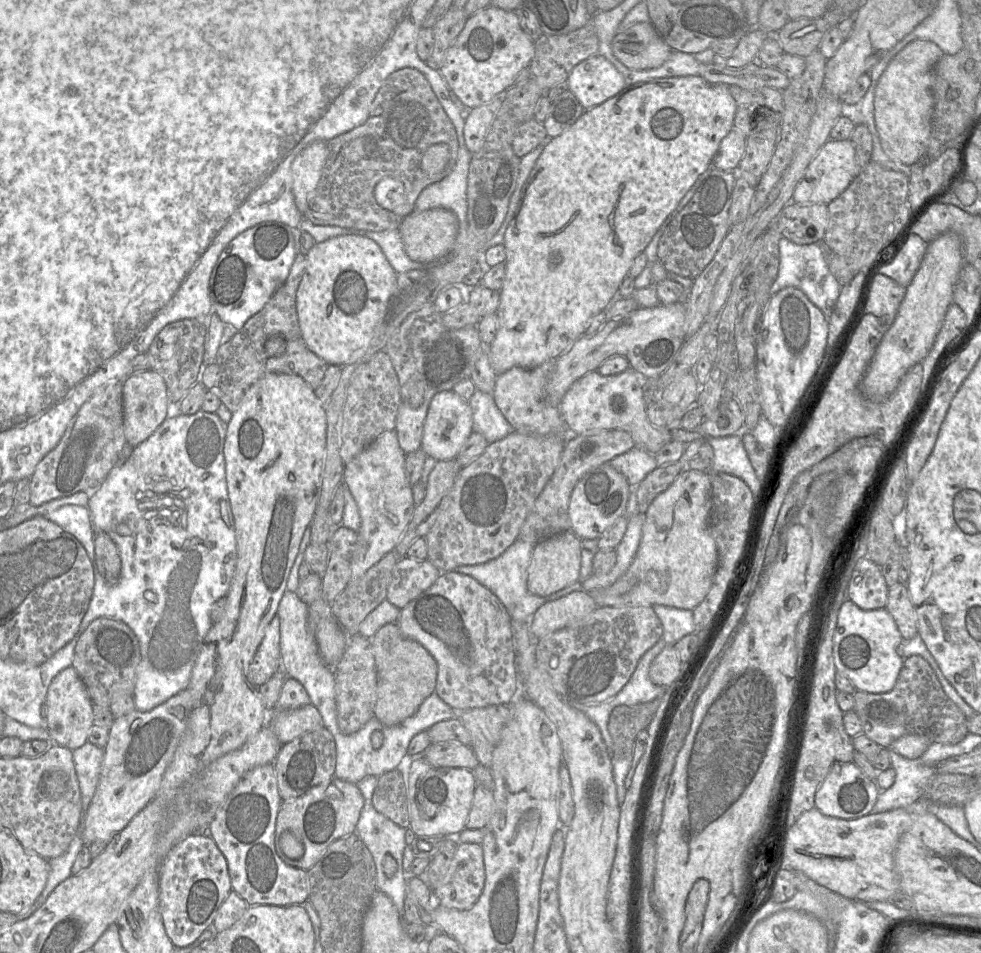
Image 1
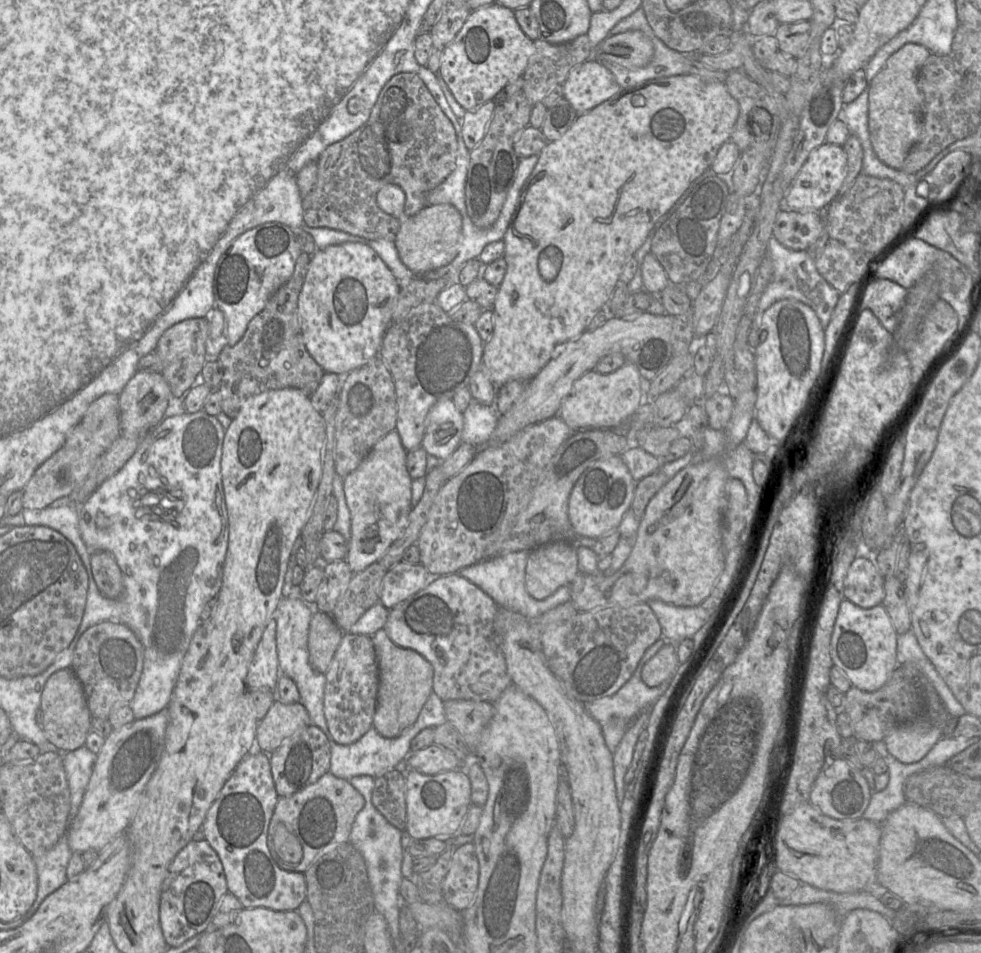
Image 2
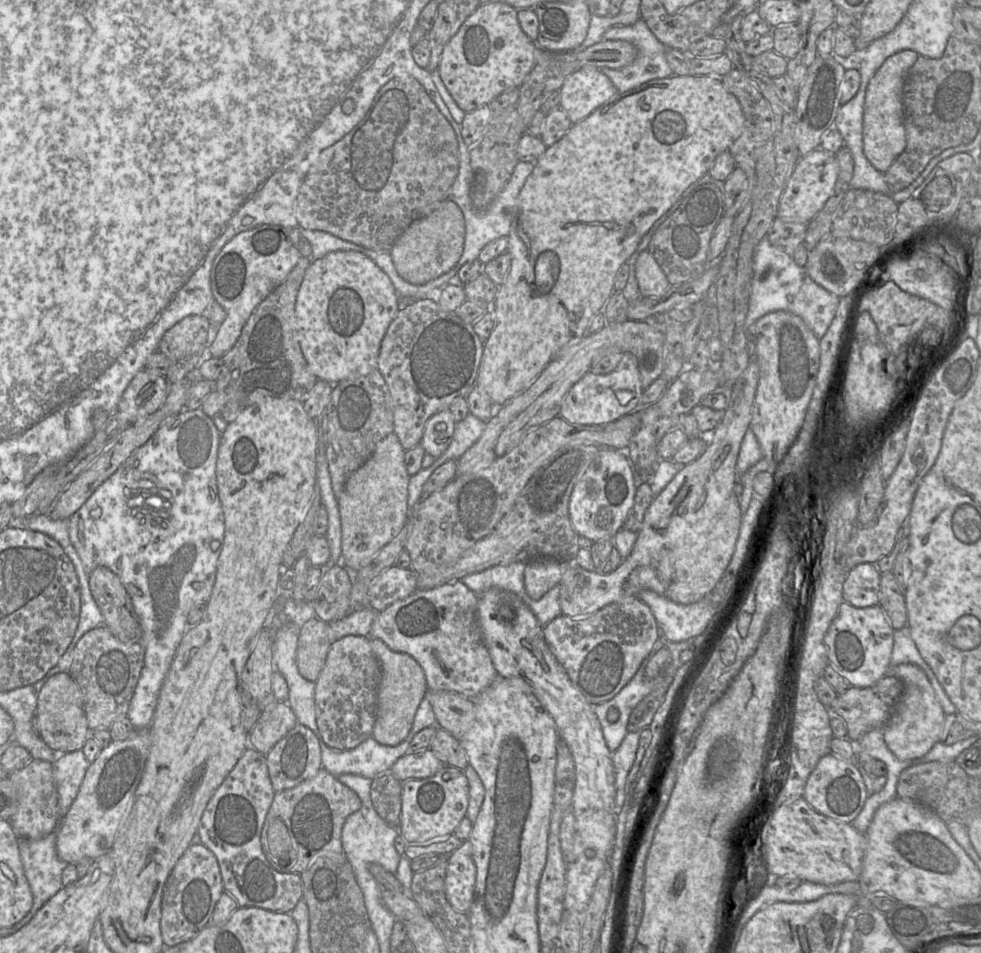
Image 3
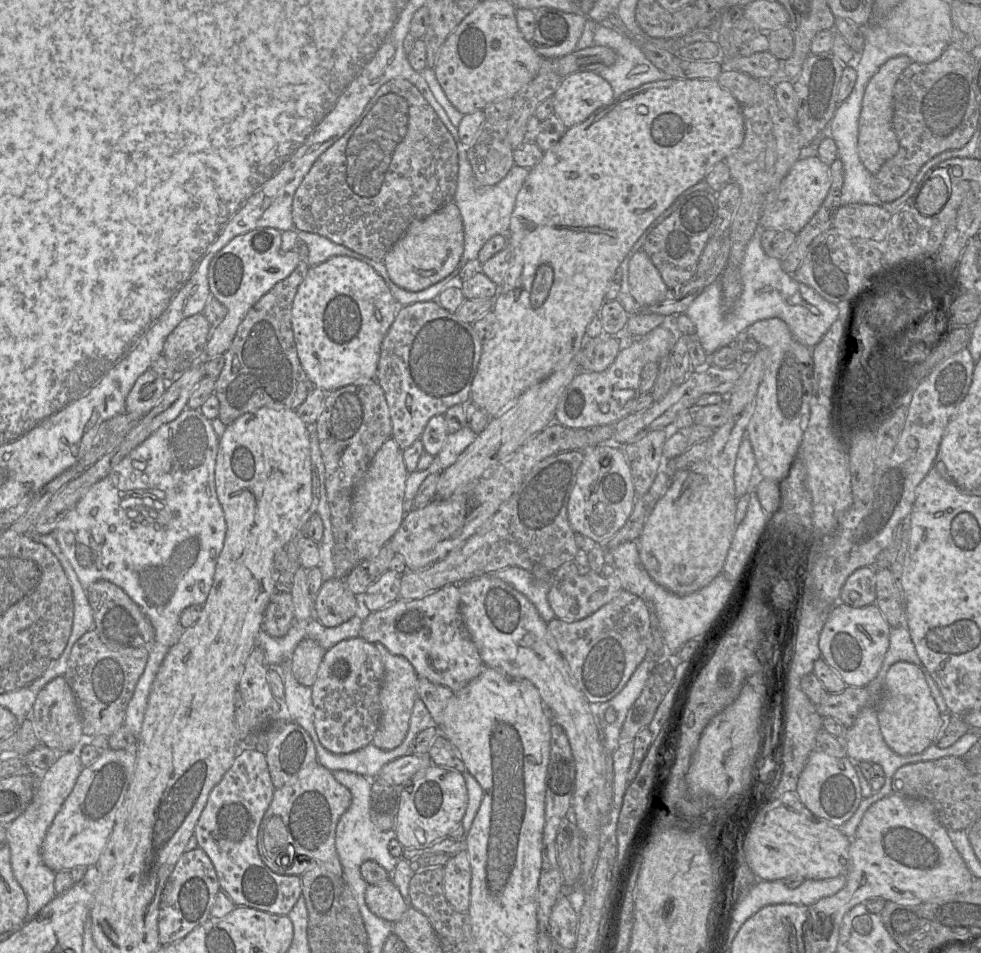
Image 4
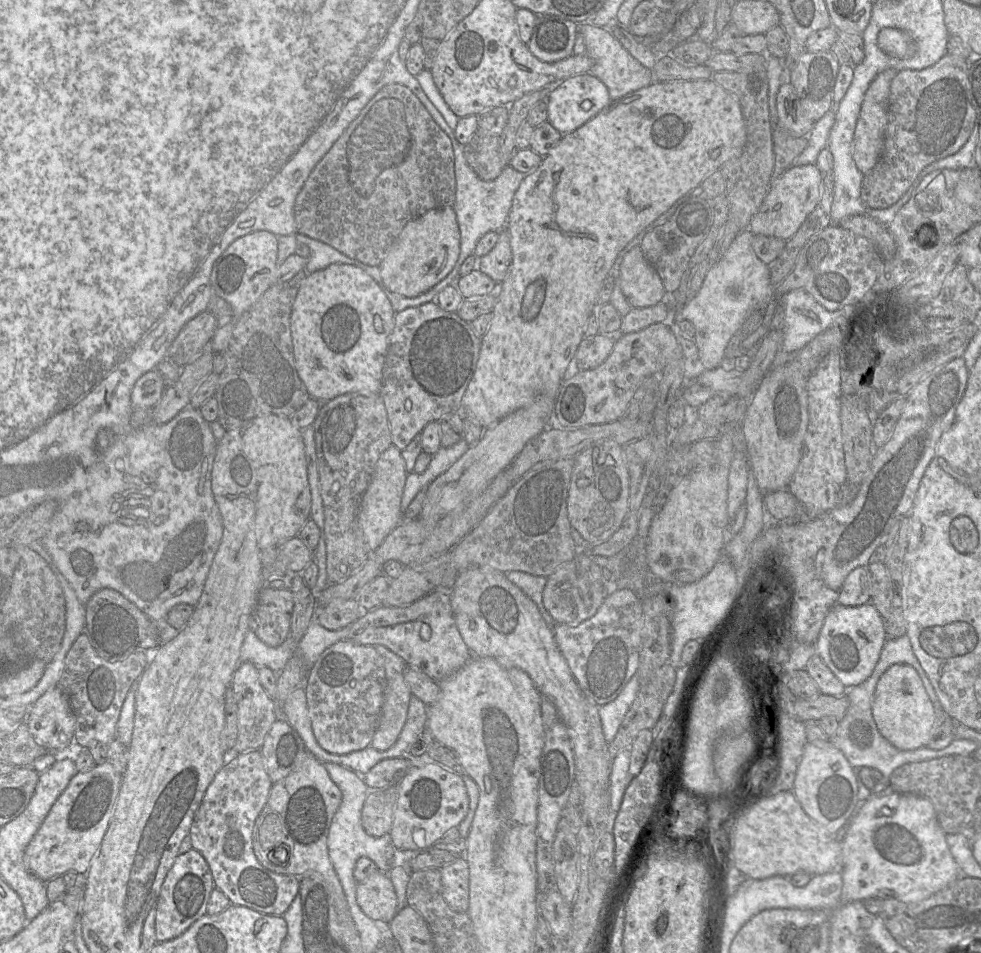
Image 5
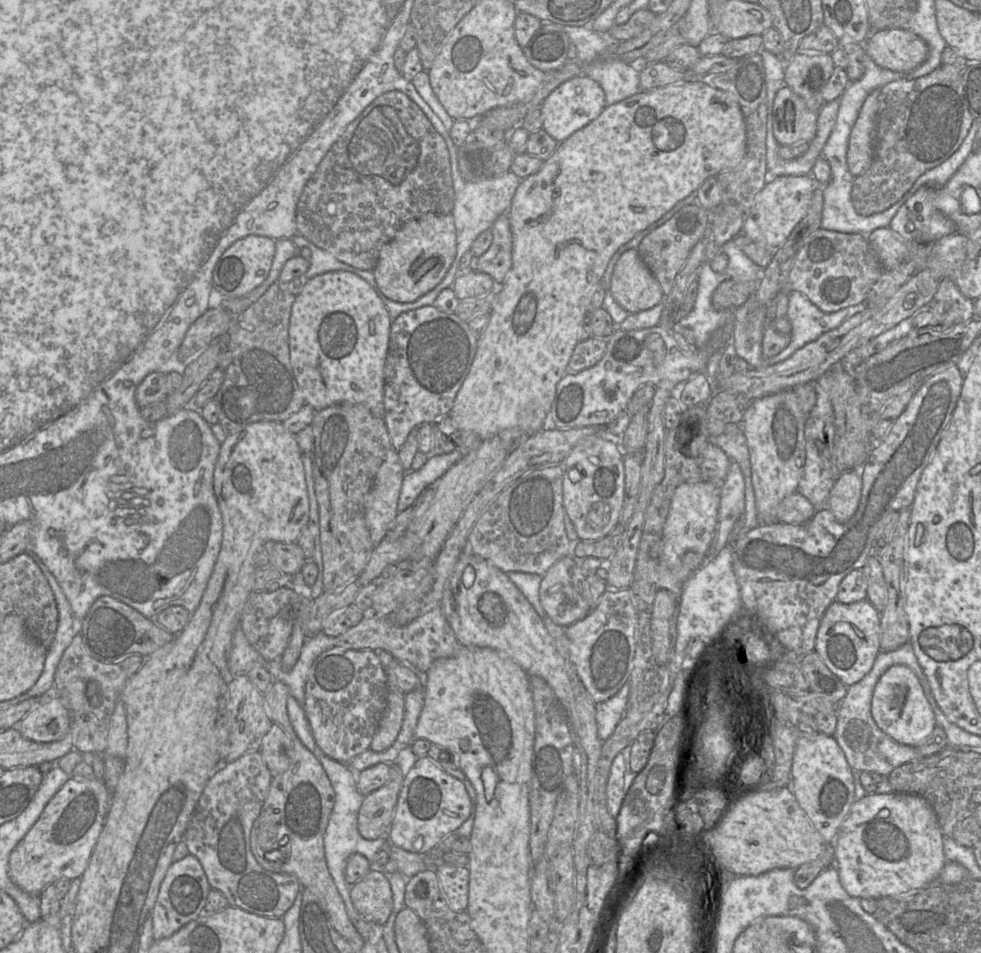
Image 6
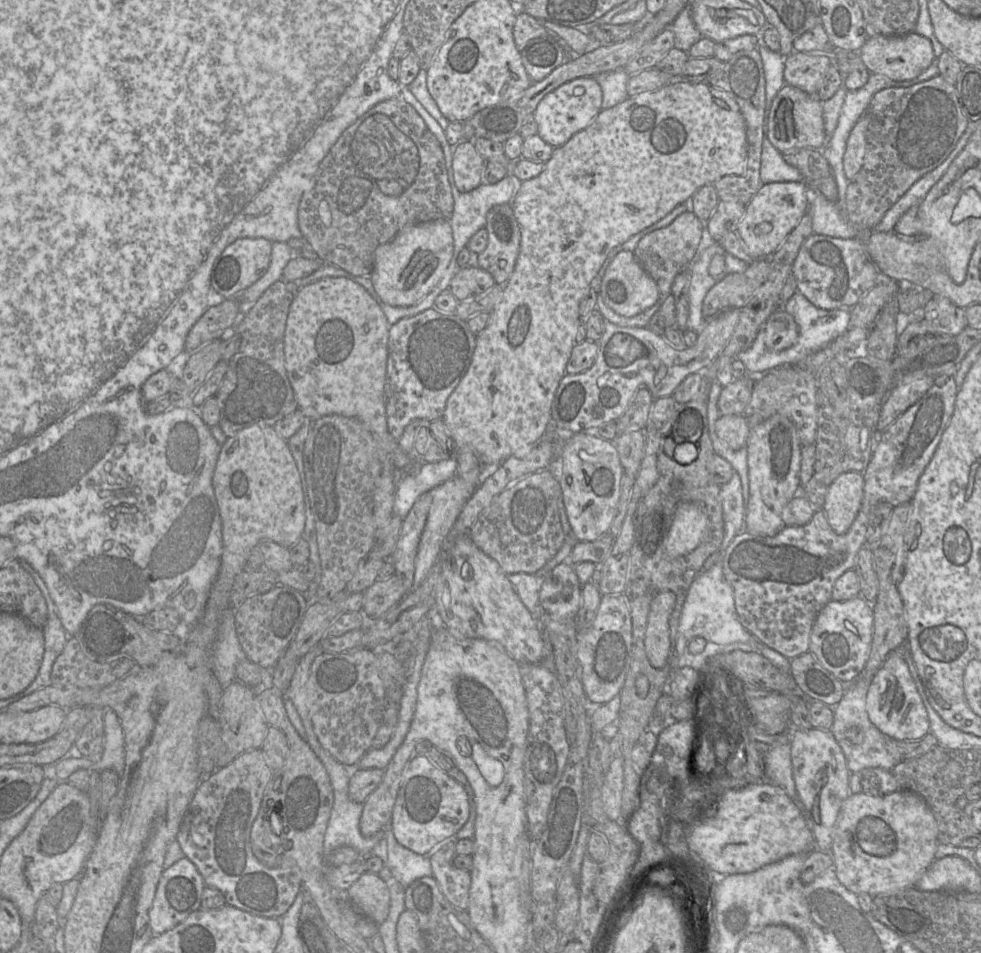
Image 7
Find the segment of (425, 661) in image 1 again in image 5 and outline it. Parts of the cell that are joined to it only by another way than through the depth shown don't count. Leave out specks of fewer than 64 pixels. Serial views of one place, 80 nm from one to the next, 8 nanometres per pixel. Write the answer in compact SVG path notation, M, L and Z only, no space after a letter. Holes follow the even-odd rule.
M383 645L374 647L384 659L386 689L371 746L379 751L387 751L395 745L406 723L412 693L404 679L404 671L408 667L405 660Z

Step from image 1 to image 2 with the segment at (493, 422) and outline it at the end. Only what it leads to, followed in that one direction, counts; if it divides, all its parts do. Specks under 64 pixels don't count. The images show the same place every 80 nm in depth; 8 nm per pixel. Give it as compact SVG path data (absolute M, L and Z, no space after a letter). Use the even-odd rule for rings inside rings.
M472 398L463 416L462 443L468 443L475 447L485 446L499 420L496 408L485 406Z

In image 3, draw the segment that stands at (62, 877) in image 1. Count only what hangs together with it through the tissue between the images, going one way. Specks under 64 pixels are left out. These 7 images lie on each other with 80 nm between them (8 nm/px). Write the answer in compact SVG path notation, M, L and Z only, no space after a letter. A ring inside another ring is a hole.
M58 827L39 840L19 838L20 856L33 895L33 906L28 913L29 916L20 923L20 929L28 924L38 910L64 887L62 872L67 863L57 855L57 833Z

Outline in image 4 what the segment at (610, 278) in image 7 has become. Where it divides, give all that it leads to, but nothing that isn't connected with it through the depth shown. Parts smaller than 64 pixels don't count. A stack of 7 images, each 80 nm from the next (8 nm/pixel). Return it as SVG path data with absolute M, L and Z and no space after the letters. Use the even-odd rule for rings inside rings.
M642 249L629 262L629 285L633 298L640 307L649 307L668 290L659 270Z

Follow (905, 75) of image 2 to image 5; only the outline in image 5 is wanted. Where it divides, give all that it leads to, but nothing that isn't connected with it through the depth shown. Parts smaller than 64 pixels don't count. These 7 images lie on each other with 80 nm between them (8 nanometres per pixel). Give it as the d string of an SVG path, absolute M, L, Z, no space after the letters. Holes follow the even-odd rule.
M889 68L880 72L869 85L861 107L853 140L853 159L861 173L869 173L877 164L883 148L885 131L888 124L888 102L890 85L898 74L895 69Z

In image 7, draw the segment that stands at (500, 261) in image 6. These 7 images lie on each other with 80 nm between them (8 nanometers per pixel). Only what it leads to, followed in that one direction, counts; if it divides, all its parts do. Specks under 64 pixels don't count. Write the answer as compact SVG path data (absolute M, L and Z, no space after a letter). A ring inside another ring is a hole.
M511 203L496 205L486 216L486 249L478 255L479 267L488 271L497 284L504 285L512 275L520 252L521 230Z

